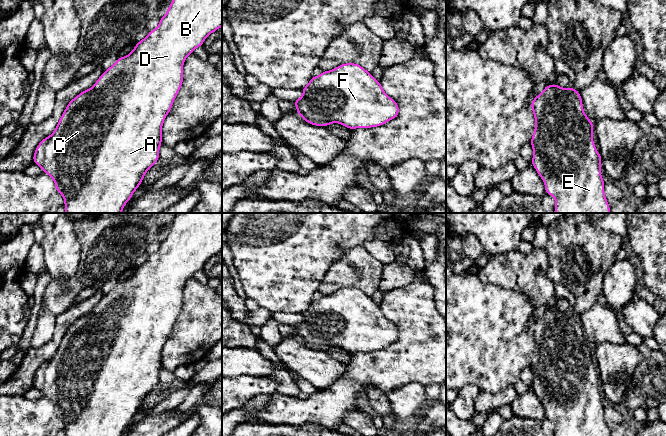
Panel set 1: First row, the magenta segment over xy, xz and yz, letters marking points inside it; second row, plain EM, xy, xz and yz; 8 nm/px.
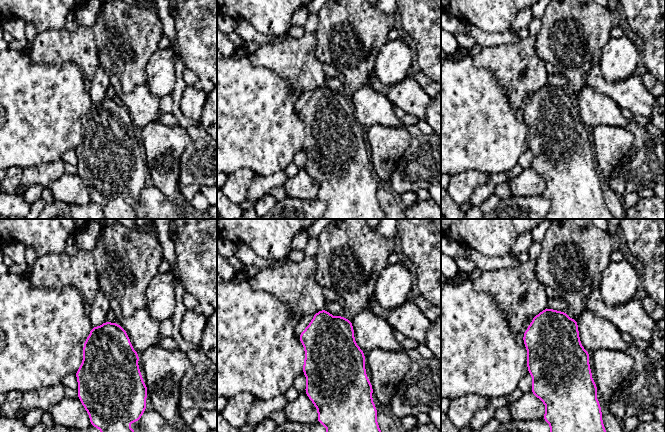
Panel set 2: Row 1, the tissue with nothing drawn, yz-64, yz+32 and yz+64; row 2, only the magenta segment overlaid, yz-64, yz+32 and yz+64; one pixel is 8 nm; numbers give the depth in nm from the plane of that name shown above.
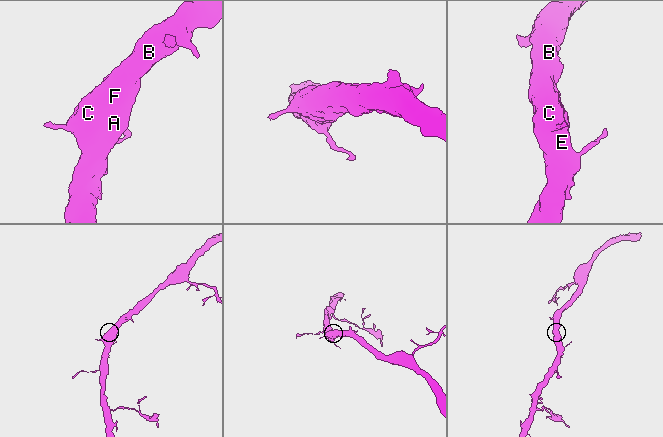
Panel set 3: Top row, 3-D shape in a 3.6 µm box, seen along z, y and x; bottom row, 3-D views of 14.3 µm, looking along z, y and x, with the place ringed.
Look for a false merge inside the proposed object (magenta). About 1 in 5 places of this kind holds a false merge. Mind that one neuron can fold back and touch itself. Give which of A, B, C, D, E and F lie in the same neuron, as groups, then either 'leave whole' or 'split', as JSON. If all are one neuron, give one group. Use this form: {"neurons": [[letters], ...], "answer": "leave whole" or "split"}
{"neurons": [["A", "B", "C", "D", "E", "F"]], "answer": "leave whole"}

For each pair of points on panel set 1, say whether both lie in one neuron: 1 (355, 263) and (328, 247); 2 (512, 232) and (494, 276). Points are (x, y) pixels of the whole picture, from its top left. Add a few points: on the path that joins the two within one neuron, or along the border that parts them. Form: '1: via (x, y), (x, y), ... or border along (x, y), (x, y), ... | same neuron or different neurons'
1: border along (362, 245), (347, 250), (327, 272) | different neurons
2: border along (505, 252), (492, 255) | different neurons

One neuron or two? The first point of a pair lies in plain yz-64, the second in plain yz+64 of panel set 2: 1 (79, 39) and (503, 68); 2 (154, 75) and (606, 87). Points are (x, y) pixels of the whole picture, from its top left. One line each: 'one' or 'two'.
1: one
2: two

